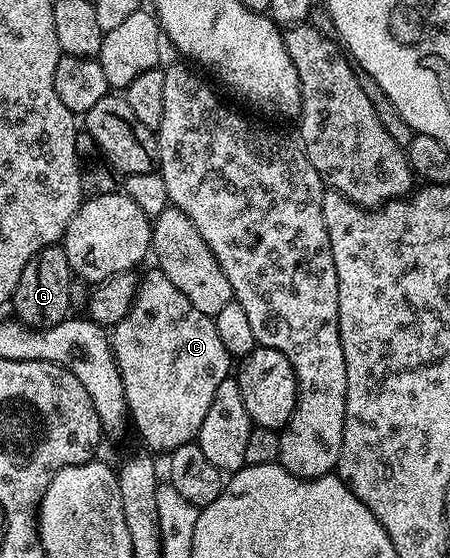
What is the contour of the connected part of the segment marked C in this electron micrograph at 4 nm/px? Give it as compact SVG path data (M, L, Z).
M149 269L145 277L139 278L134 303L128 314L111 330L110 340L122 375L131 424L153 454L168 455L178 447L195 442L202 419L206 419L206 411L210 411L214 391L218 391L218 383L233 372L234 359L218 336L215 320L198 311L198 307L194 307L194 303L190 303L190 299L186 299L170 279L166 279L162 270Z

